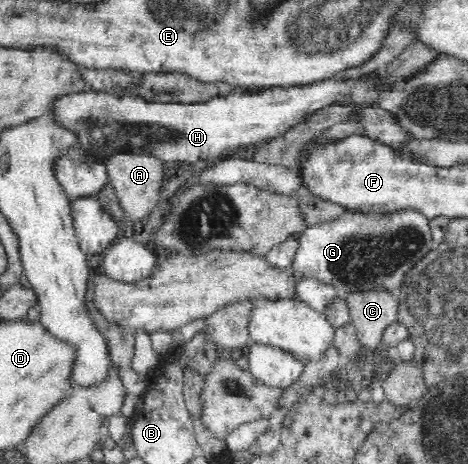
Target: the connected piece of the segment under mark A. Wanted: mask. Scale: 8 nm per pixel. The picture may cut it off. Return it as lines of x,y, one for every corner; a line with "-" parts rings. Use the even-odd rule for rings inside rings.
149,152
115,153
105,160
109,182
113,185
115,194
125,211
125,227
127,222
137,222
145,219
152,212
161,196
163,186
163,161

